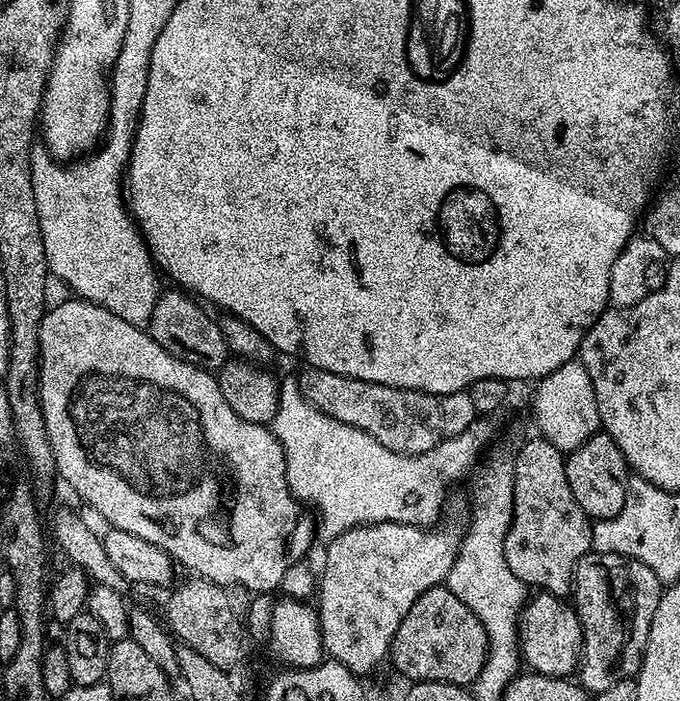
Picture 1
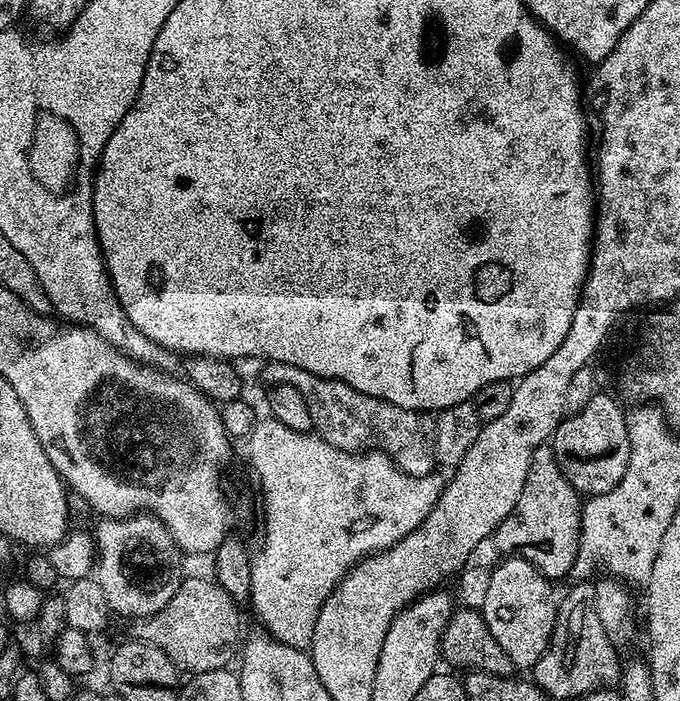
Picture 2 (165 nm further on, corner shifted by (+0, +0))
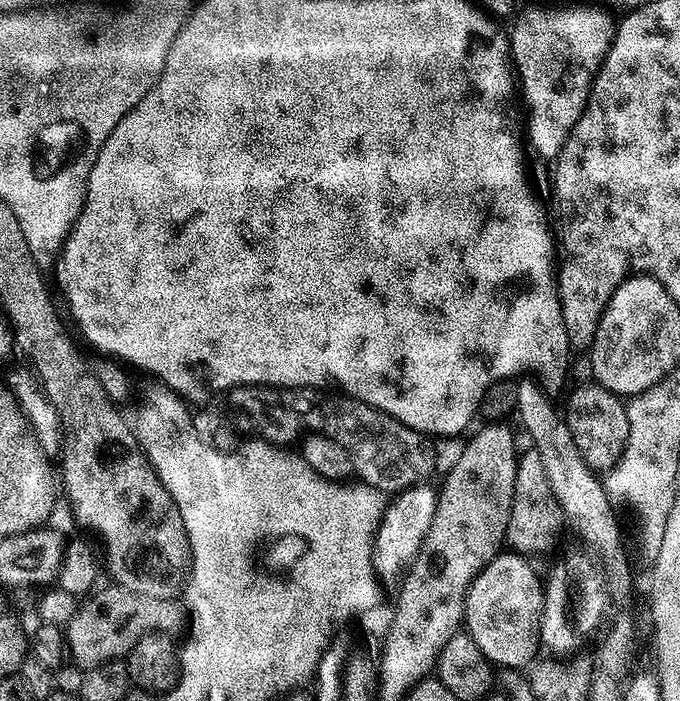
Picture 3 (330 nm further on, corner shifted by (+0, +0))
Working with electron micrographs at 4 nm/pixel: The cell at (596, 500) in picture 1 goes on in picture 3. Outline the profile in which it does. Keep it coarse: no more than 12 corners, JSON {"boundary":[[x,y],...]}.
{"boundary":[[597,382],[567,393],[574,446],[606,474],[630,434],[625,401]]}

